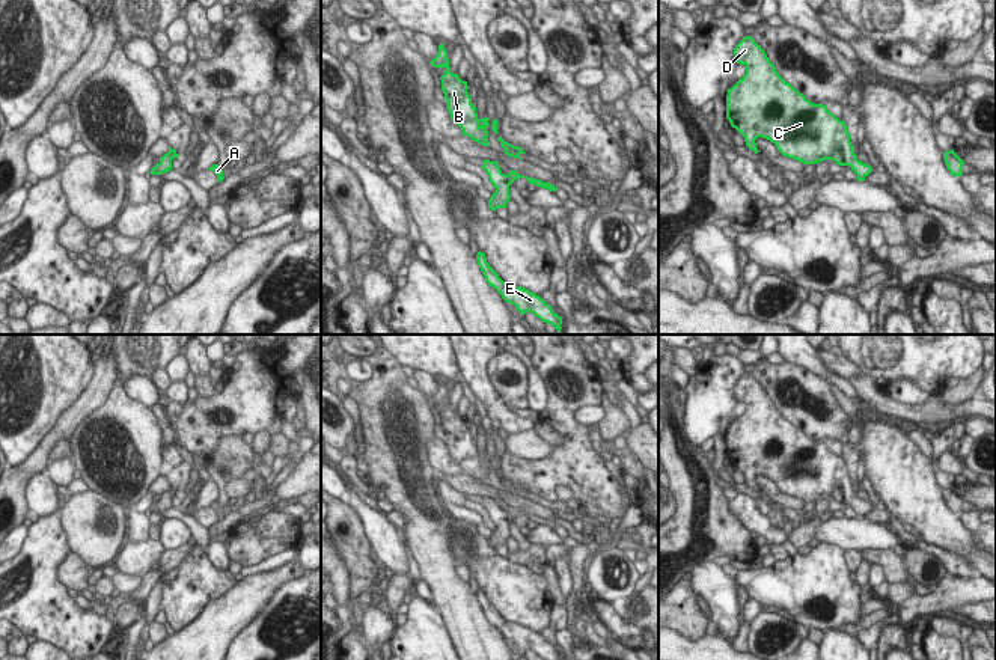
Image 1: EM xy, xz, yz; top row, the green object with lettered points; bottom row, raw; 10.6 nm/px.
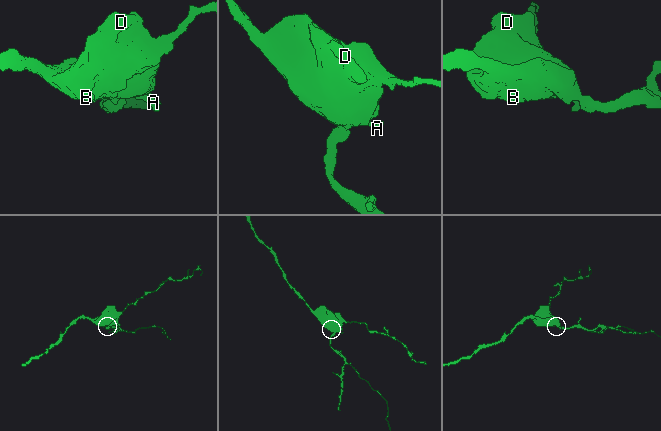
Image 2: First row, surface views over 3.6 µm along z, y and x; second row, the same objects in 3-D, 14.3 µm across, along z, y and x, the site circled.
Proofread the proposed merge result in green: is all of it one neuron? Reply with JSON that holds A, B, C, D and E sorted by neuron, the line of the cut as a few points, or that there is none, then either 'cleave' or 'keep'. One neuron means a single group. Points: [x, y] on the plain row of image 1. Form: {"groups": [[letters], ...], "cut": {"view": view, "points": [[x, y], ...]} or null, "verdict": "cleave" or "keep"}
{"groups": [["A", "B", "C", "D", "E"]], "cut": null, "verdict": "keep"}

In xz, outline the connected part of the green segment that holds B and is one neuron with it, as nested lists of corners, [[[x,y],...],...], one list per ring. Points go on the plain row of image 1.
[[[445,381],[438,383],[437,393],[429,401],[434,405],[446,405],[440,417],[451,457],[463,467],[463,473],[470,475],[485,485],[490,484],[487,478],[488,455],[478,455],[476,445],[472,442],[472,435],[467,429],[467,419],[463,419],[458,411],[451,410]]]

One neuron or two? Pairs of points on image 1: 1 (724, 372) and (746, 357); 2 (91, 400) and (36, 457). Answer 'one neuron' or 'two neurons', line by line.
1: two neurons
2: one neuron

